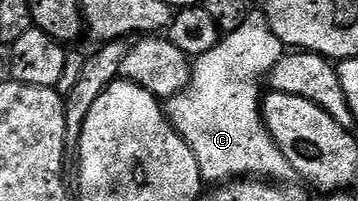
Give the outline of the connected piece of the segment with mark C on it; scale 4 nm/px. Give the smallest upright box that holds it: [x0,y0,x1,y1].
[166,17,296,185]

